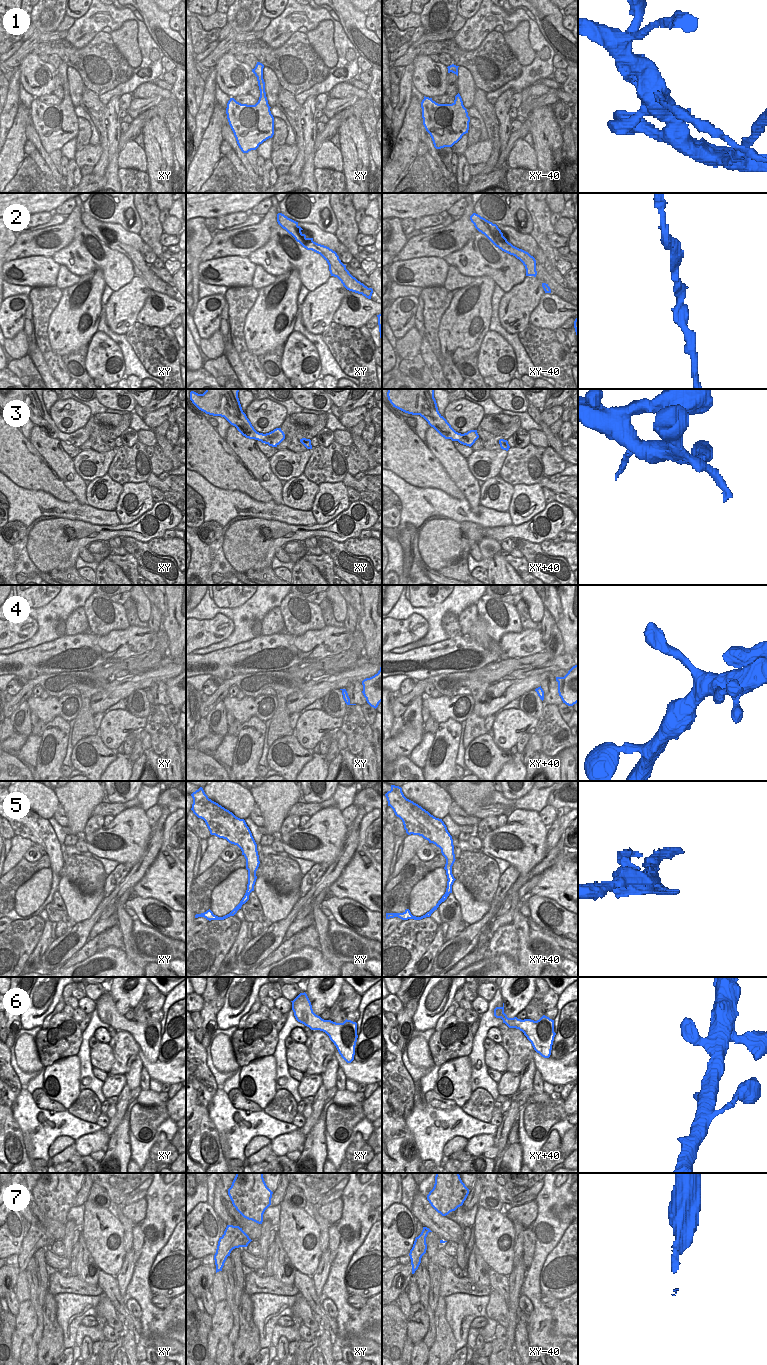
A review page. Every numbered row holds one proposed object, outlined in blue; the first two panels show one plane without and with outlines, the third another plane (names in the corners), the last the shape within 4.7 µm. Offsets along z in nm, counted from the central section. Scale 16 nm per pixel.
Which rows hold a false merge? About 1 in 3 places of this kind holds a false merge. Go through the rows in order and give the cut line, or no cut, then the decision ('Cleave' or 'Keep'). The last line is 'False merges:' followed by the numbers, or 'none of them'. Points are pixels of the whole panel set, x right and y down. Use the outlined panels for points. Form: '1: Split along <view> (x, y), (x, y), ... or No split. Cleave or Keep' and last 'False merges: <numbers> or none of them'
1: Split along xy (259, 85), (264, 88). Cleave
2: No split. Keep
3: No split. Keep
4: No split. Keep
5: Split along xy+40 (453, 853), (449, 854), (446, 858), (450, 870), (450, 892). Cleave
6: No split. Keep
7: No split. Keep
False merges: 1, 5

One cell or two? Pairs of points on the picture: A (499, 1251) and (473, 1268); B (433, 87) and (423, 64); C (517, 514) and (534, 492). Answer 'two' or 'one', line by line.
A: two
B: one
C: one

